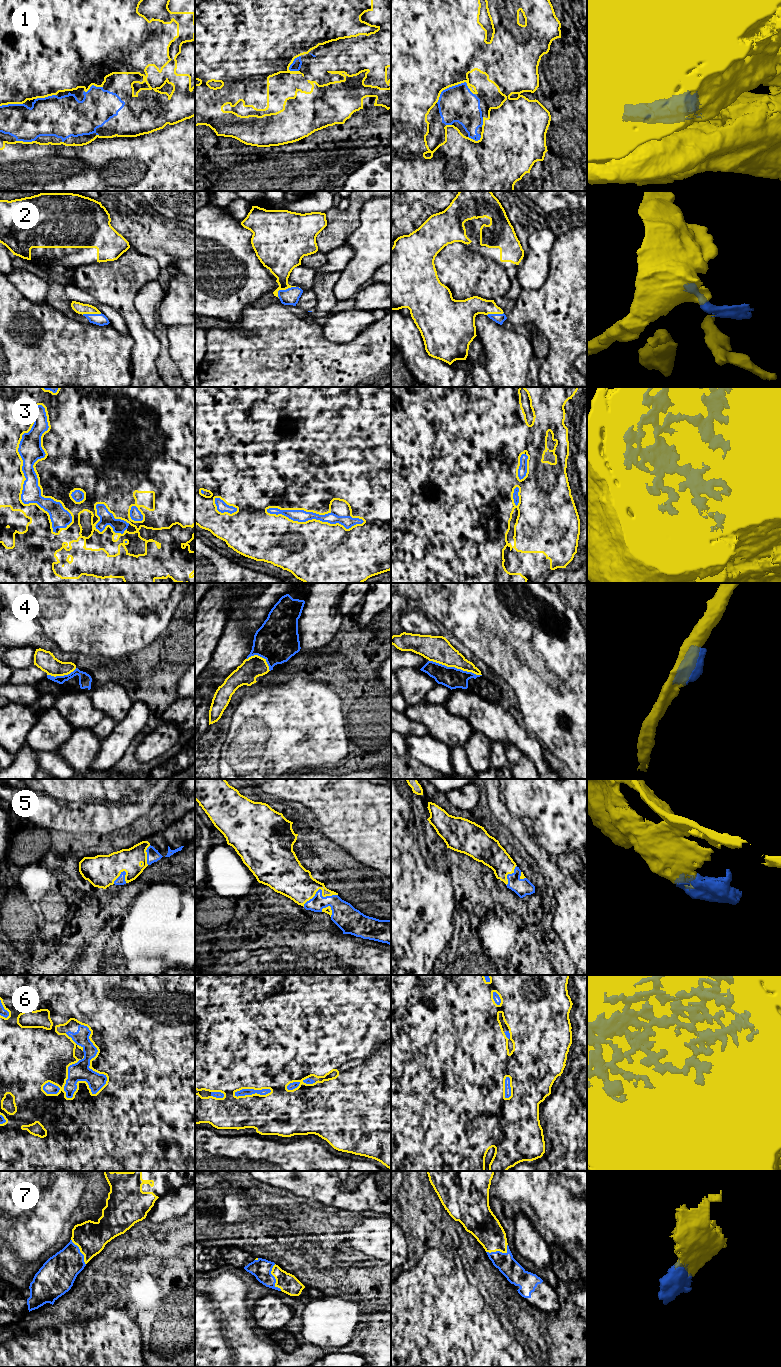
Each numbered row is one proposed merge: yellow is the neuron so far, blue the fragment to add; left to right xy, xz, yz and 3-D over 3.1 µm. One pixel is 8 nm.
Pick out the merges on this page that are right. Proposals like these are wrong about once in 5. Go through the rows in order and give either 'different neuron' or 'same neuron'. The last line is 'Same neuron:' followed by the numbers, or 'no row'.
1: same neuron
2: same neuron
3: same neuron
4: different neuron
5: same neuron
6: same neuron
7: same neuron
Same neuron: 1, 2, 3, 5, 6, 7

